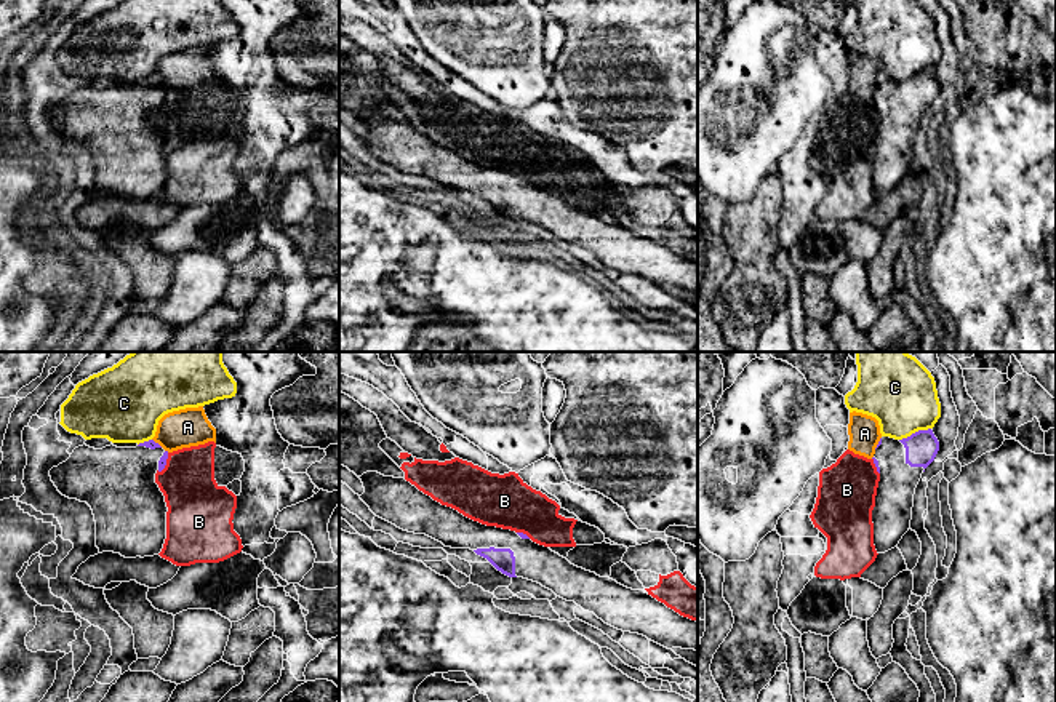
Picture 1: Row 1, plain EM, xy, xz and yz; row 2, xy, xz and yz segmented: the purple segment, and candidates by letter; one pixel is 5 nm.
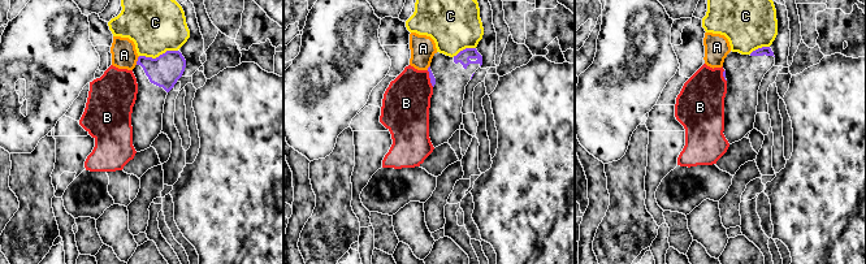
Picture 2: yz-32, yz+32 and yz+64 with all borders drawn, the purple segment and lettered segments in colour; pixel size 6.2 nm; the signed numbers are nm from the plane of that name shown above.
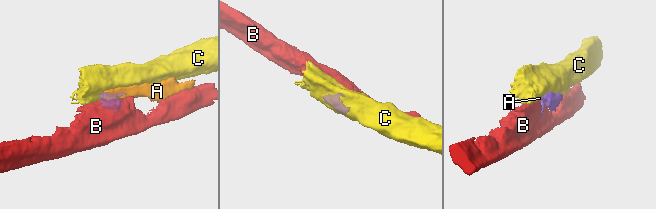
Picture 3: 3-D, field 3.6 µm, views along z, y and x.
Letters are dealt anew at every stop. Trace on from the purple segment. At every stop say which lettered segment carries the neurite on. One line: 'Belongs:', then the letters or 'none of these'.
Belongs: none of these

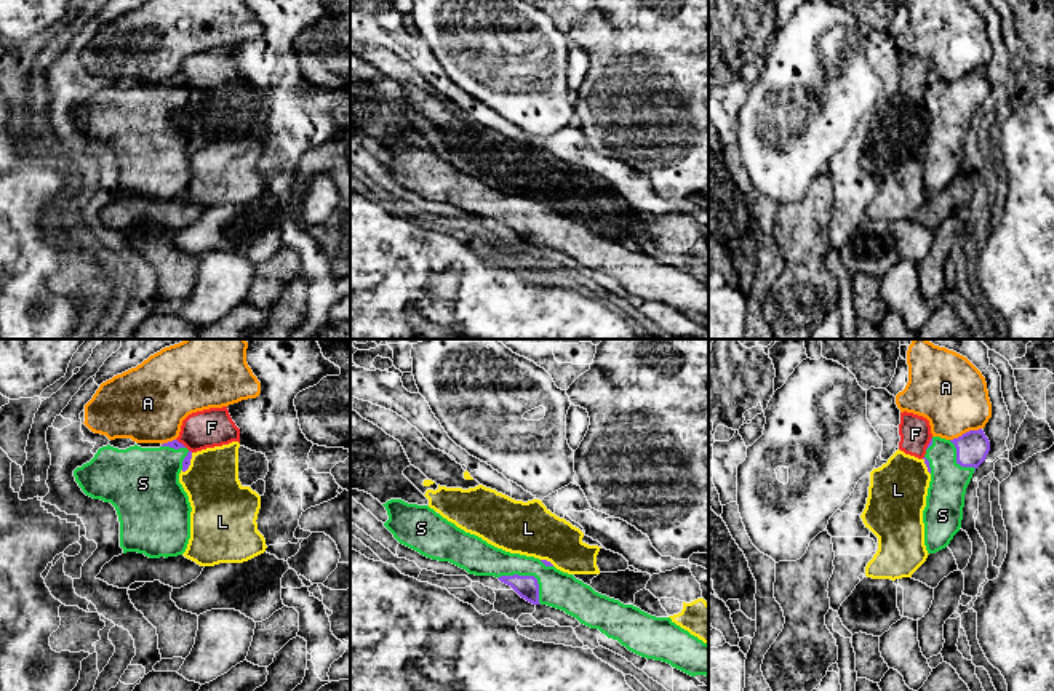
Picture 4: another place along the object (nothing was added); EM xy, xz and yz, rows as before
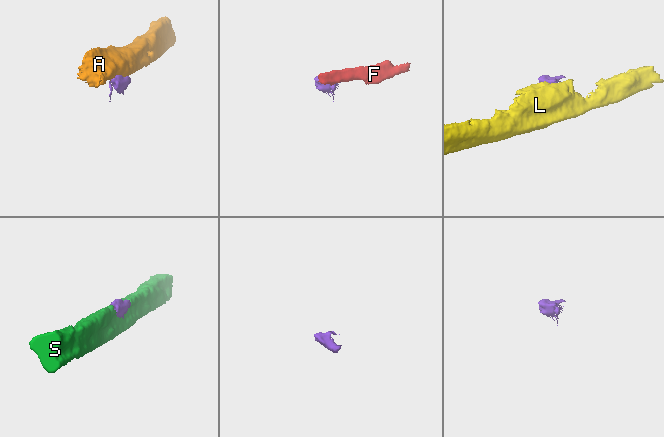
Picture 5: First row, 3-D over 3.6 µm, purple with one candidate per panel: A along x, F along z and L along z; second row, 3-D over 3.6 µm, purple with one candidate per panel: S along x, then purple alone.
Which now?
Belongs: S

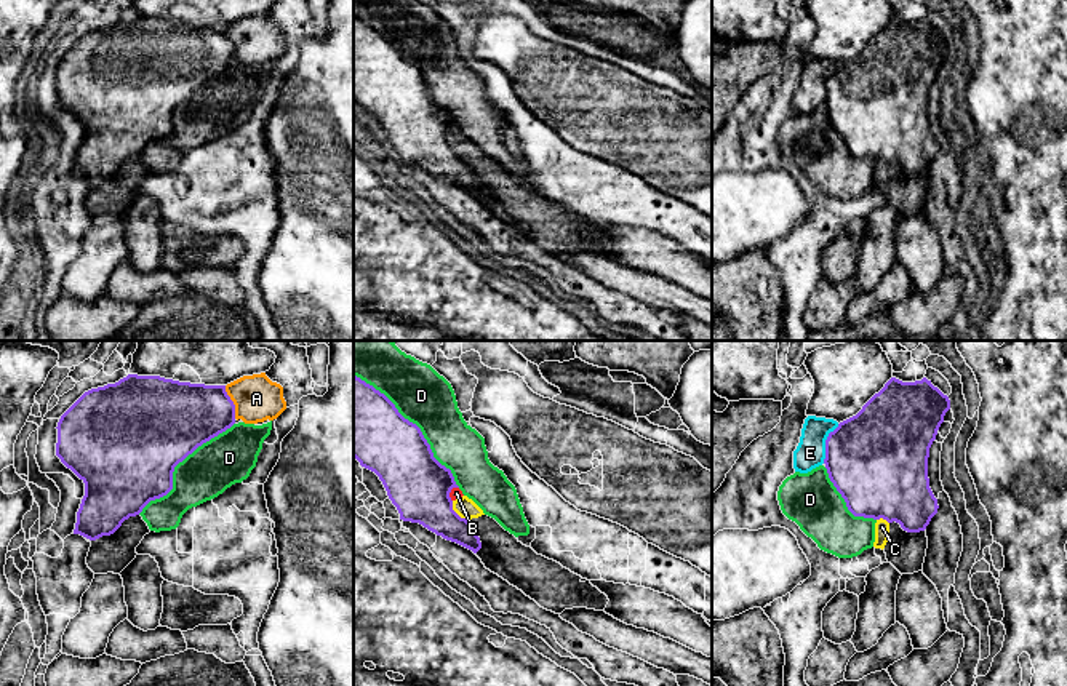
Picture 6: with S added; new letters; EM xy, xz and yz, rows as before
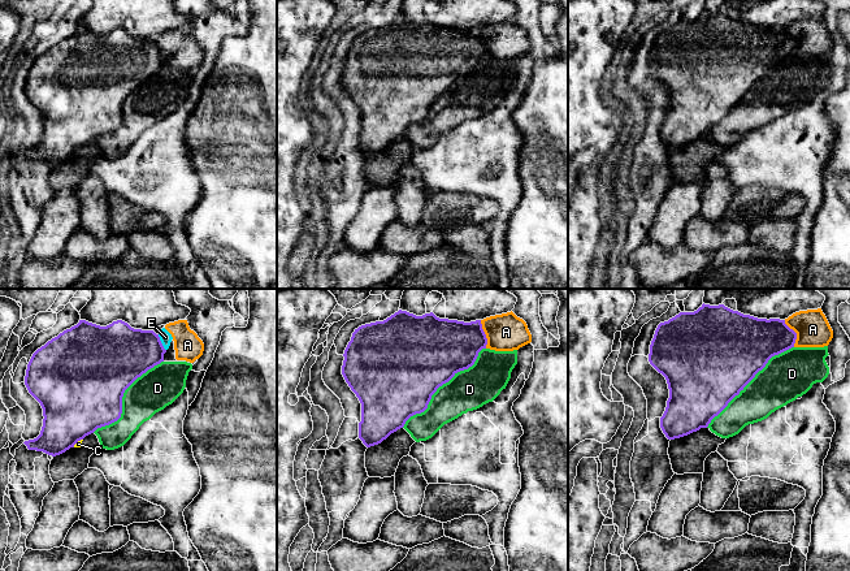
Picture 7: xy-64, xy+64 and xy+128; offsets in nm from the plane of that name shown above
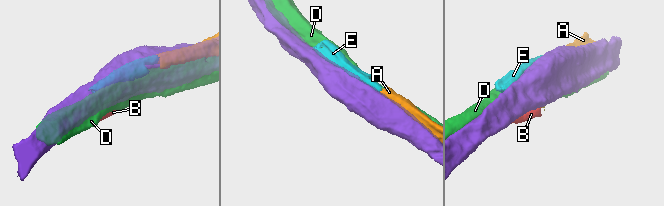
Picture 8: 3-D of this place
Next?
Belongs: none of these

